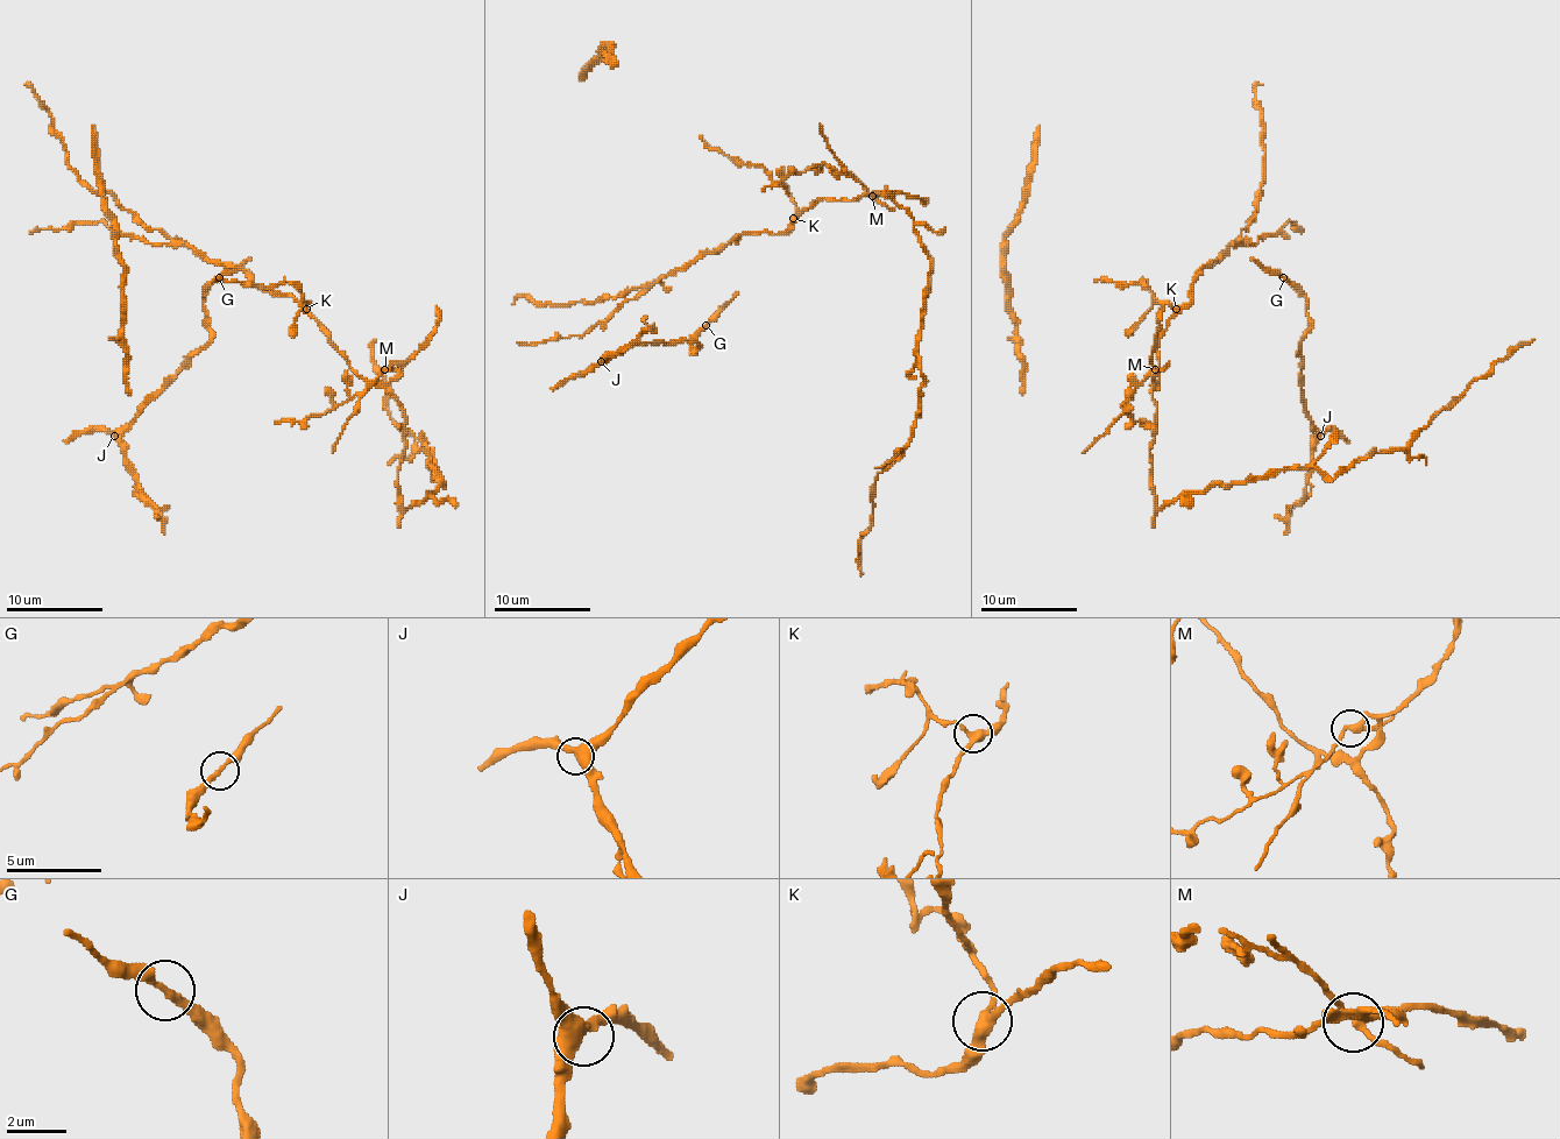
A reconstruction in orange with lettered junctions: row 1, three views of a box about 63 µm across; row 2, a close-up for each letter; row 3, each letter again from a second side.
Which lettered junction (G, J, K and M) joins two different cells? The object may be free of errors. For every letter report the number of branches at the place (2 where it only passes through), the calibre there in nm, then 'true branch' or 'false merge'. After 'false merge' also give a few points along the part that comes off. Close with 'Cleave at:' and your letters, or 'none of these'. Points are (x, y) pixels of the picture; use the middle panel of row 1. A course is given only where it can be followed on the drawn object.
G: branches 2; calibre 240 nm; true branch
J: branches 3; calibre 400 nm; true branch
K: branches 3; calibre 320 nm; true branch
M: branches 3; calibre 240 nm; false merge; course (872, 196), (849, 174), (827, 164), (786, 176), (761, 191)
Cleave at: M

